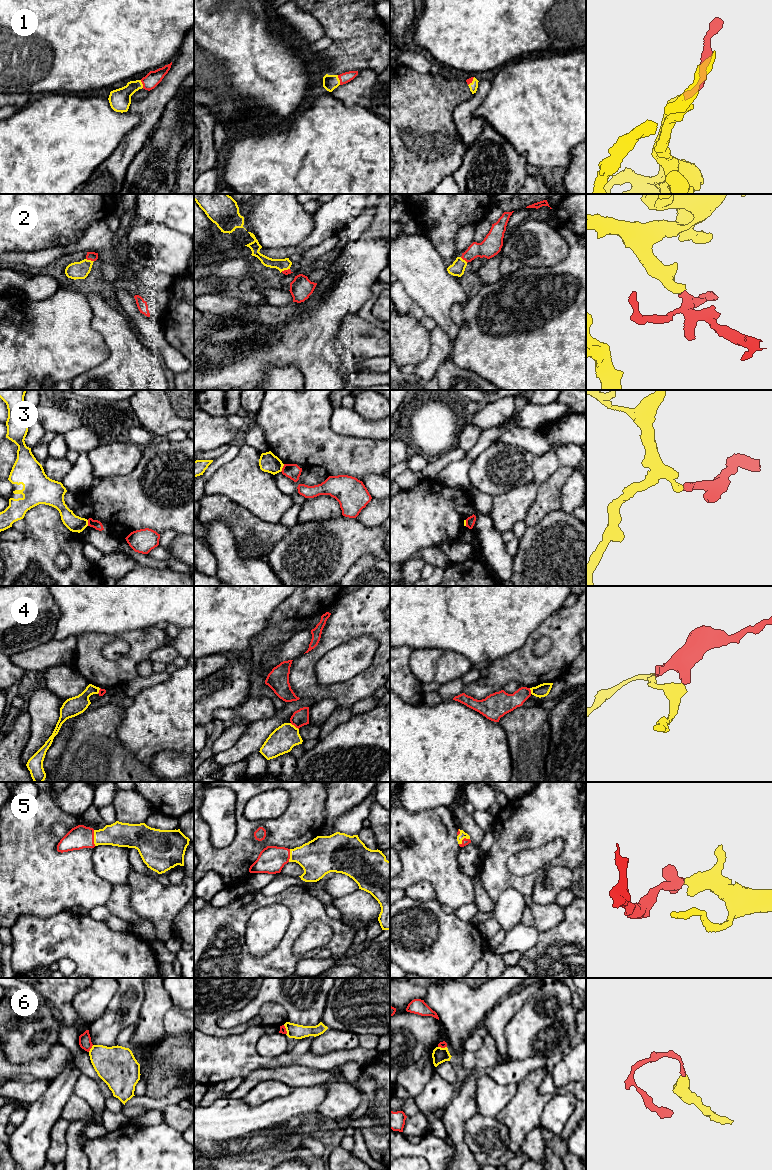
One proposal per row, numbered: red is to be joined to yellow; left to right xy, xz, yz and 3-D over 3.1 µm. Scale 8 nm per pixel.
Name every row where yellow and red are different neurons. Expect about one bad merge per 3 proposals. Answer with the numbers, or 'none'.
3, 4

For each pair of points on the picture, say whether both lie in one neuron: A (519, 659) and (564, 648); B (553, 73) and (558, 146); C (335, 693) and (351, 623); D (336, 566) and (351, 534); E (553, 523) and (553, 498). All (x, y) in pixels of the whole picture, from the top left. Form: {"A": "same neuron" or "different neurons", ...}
{"A": "same neuron", "B": "same neuron", "C": "same neuron", "D": "same neuron", "E": "different neurons"}

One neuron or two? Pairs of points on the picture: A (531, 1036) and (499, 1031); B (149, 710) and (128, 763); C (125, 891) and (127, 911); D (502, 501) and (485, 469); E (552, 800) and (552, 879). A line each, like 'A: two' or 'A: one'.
A: two
B: two
C: one
D: two
E: two

